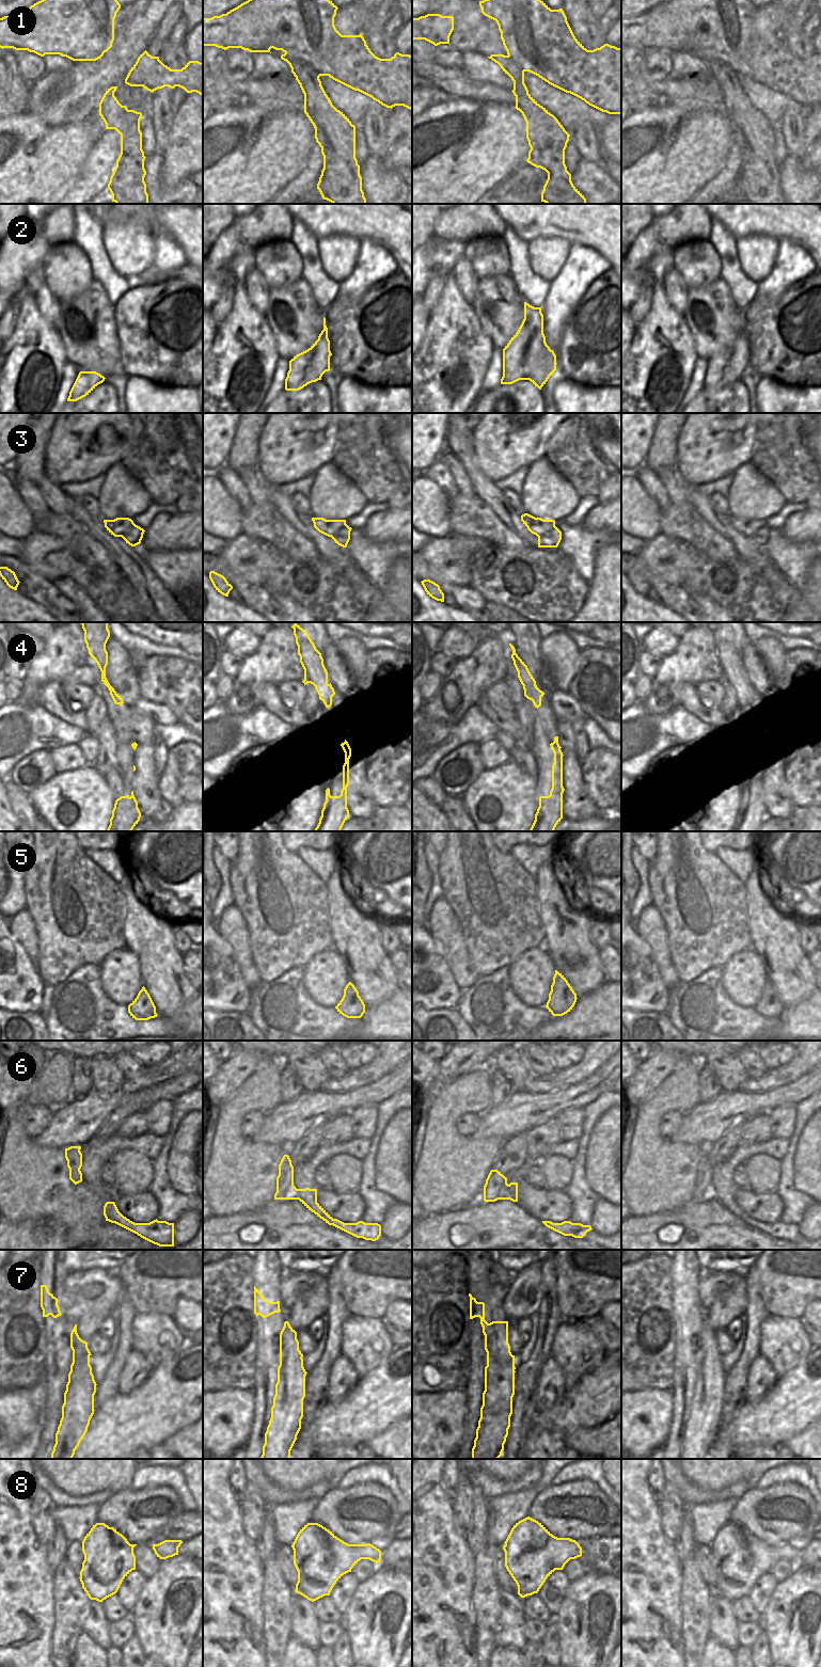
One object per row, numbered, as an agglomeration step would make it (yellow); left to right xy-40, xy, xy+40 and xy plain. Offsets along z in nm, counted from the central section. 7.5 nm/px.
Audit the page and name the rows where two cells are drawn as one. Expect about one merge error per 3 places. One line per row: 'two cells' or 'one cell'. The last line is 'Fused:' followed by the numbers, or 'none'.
1: two cells
2: two cells
3: two cells
4: one cell
5: one cell
6: one cell
7: one cell
8: one cell
Fused: 1, 2, 3

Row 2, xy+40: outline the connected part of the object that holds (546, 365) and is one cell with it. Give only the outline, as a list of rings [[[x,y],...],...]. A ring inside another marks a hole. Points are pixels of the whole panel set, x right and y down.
[[[541,307],[534,308],[526,330],[526,338],[530,342],[528,347],[537,355],[537,362],[528,375],[528,380],[539,390],[541,390],[548,379],[554,374],[557,364],[554,351],[546,343]]]

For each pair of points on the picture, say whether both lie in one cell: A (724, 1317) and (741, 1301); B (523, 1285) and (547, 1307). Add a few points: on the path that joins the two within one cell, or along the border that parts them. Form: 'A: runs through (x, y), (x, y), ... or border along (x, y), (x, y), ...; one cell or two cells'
A: runs through (728, 1313), (737, 1304); one cell
B: border along (542, 1276), (542, 1298), (535, 1312); two cells

